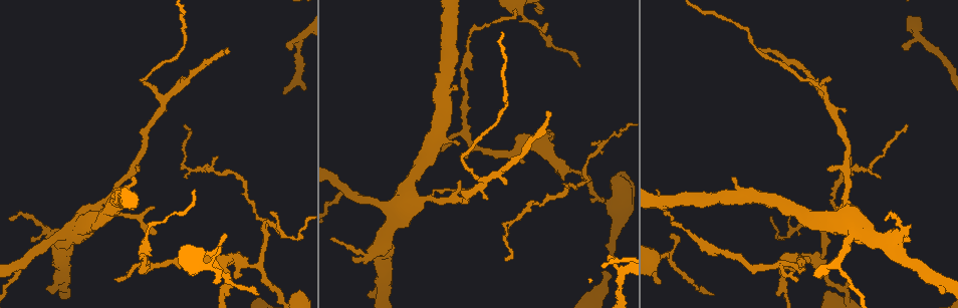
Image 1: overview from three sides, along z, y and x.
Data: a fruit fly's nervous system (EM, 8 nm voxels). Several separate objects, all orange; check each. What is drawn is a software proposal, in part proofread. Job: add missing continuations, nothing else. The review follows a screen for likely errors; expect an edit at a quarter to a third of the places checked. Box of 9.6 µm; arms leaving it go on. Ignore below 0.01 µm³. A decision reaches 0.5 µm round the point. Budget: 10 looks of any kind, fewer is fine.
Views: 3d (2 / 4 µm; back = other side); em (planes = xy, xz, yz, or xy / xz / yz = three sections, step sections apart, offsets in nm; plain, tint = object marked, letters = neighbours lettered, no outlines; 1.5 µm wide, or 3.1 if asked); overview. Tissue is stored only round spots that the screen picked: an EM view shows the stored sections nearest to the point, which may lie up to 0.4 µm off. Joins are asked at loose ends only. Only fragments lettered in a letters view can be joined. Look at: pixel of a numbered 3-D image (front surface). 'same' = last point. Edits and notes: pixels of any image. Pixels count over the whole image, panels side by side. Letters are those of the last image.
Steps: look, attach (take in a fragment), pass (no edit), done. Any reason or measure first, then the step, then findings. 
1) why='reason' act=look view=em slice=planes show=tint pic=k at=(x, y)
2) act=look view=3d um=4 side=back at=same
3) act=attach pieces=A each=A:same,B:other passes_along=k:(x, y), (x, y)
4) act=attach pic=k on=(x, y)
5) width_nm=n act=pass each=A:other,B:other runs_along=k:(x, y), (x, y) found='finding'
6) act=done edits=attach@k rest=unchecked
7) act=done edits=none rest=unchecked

why='thin end' act=look view=em slice=planes show=letters pic=1 at=(259, 293)

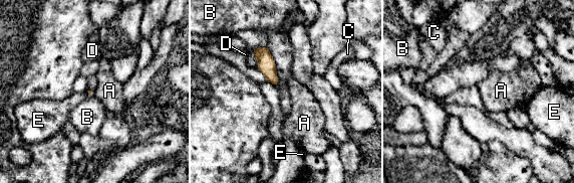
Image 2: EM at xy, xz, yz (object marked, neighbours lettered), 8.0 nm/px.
act=pass each=A:other,B:other,C:other,D:other,E:other found='no lettered fragment goes on from it'

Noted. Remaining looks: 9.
why='an open end' act=look view=em slice=planes show=letters pic=1 at=(460, 142)

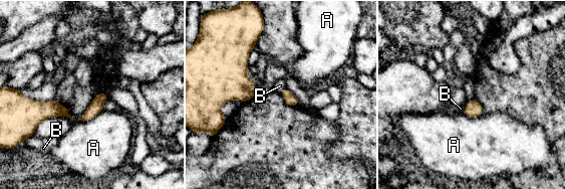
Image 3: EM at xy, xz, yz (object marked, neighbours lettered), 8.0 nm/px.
act=pass each=A:other,B:other border=3:(103, 110), (90, 119), (77, 122) found='no lettered fragment goes on from it'

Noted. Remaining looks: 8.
why='an open end' act=look view=3d um=4 pic=1 at=(795, 278)

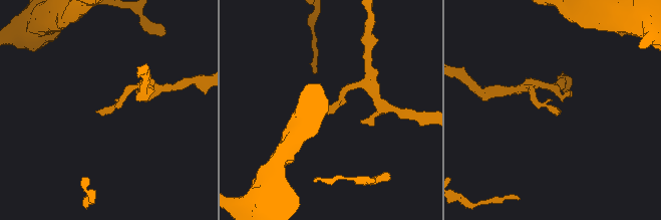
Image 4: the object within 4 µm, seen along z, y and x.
why='need the tissue' act=look view=em slice=planes show=letters pic=4 at=(560, 111)

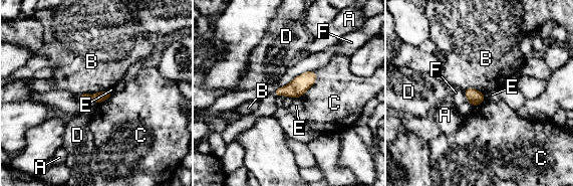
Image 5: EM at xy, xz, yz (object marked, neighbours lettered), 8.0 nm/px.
longest_contact=F:320nm act=pass each=A:other,B:other,C:other,D:other,E:other,F:other found='none of them fits'

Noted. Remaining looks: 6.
why='branch stops here' act=look view=em slice=planes show=letters pic=1 at=(227, 50)

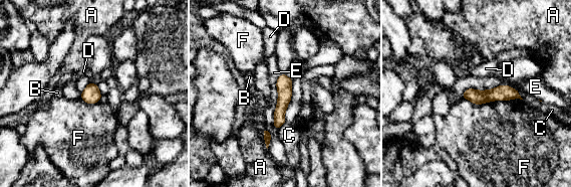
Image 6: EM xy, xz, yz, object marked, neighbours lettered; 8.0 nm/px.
act=pass each=A:other,B:other,C:other,D:other,E:other,F:other found='no lettered fragment goes on from it'

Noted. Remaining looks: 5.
act=done edits=none rest=unchecked

